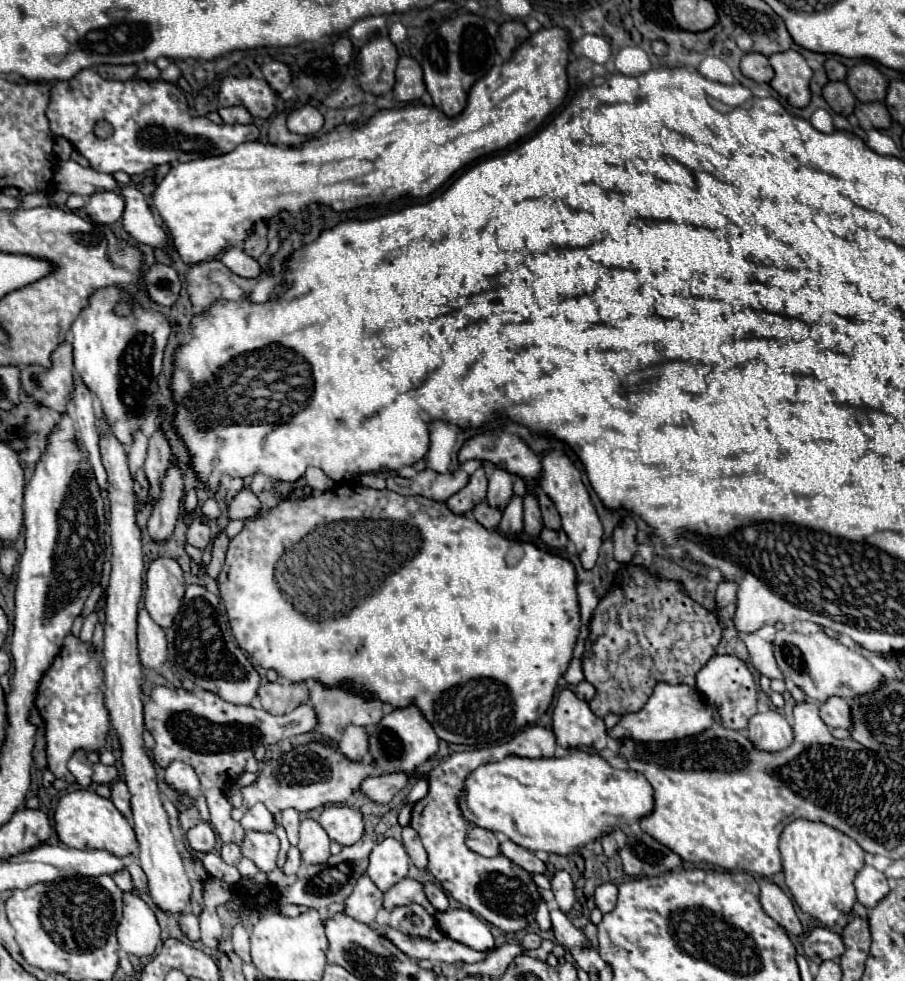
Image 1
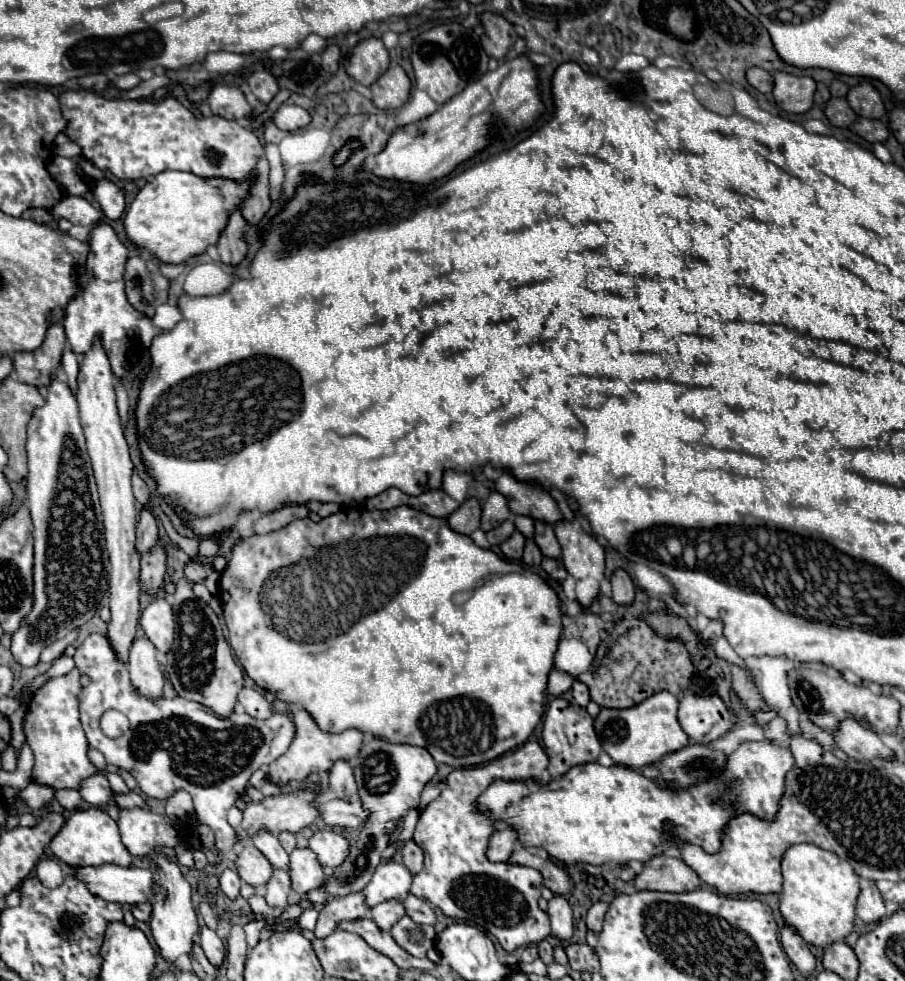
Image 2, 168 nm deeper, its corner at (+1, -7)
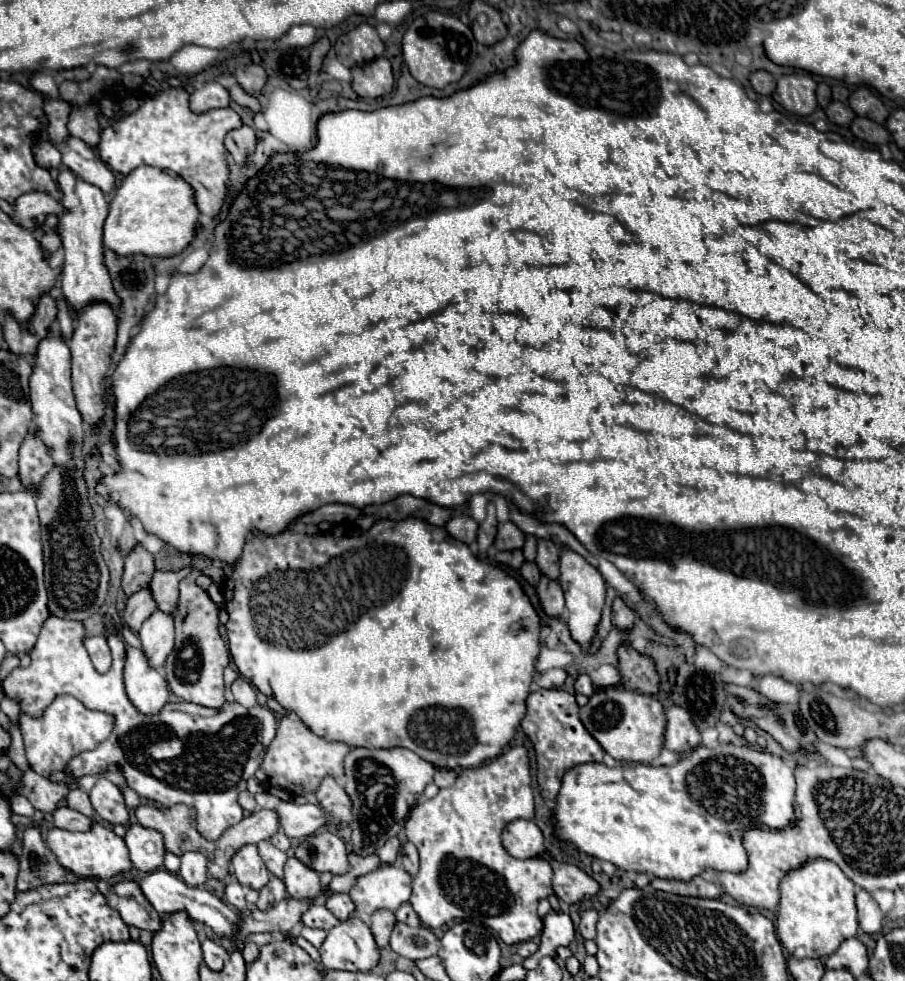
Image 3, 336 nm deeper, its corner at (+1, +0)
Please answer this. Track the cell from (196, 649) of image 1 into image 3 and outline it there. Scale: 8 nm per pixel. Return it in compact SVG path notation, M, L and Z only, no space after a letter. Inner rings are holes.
M193 570L179 584L181 596L179 596L179 606L173 614L175 648L165 662L165 674L167 674L165 680L177 698L207 708L221 708L225 702L223 670L229 664L229 646L219 634L219 608L213 604L209 594L195 584L195 578L197 572Z

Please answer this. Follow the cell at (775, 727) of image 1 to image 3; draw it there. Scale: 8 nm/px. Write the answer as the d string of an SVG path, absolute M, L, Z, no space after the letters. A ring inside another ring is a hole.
M721 744L717 748L695 748L691 752L691 756L681 758L675 766L649 766L649 764L639 764L635 766L615 766L615 768L607 768L605 764L581 764L575 766L571 770L567 770L565 778L563 778L563 786L559 790L557 796L557 808L555 808L555 816L557 816L557 836L561 840L569 840L575 842L579 850L587 852L589 856L595 856L599 860L609 860L613 862L617 868L627 870L627 872L645 872L645 874L653 874L655 878L667 878L667 880L681 880L681 882L689 882L691 878L707 872L707 870L715 870L715 872L745 872L747 868L747 852L743 846L743 834L751 828L771 828L771 830L783 830L789 824L793 824L797 820L797 804L795 804L795 778L793 778L793 770L779 758L773 756L769 752L763 750L755 750L751 746L733 746L733 744Z

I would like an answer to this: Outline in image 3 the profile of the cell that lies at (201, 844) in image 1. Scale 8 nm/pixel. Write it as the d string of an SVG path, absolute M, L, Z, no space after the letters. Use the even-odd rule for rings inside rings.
M189 852L181 856L179 876L187 886L203 886L207 882L207 858L201 852Z

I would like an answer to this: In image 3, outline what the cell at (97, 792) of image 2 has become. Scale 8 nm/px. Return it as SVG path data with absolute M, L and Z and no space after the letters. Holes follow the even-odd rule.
M99 778L99 782L93 786L89 798L91 798L91 804L95 808L97 818L101 818L103 822L107 822L111 826L127 826L129 824L131 814L125 808L123 794L109 780Z

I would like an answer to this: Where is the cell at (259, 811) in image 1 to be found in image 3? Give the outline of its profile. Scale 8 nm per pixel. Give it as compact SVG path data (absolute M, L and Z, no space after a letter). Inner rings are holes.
M259 842L257 848L259 848L259 856L263 858L269 874L281 878L283 866L285 866L285 862L287 862L287 854L281 852L281 850L277 850L271 842Z

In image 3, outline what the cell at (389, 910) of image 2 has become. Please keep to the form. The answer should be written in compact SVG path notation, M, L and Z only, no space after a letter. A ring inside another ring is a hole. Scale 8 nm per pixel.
M377 910L371 916L371 932L375 936L377 948L385 948L389 944L393 926L395 926L395 914L389 914L389 910Z

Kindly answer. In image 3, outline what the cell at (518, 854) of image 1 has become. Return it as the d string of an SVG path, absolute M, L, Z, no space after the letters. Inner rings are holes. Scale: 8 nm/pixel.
M543 854L543 858L547 858L551 862L551 868L553 868L553 890L563 902L577 904L583 898L593 898L593 896L597 896L601 892L599 882L595 882L591 876L587 876L577 866L555 862L545 854Z

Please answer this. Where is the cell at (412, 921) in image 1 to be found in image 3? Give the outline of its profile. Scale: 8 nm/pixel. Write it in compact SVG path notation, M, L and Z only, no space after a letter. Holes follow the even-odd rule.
M399 922L399 924L395 924L395 928L391 932L391 948L409 960L419 960L419 958L435 956L439 952L441 944L429 928L425 928L425 926L411 928L411 926L405 926L403 922Z

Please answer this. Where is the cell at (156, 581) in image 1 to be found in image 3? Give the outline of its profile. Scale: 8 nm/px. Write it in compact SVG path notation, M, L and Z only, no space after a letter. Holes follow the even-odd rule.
M155 610L141 626L139 630L139 640L141 640L141 650L149 662L151 668L161 670L167 656L173 650L173 618L161 610Z

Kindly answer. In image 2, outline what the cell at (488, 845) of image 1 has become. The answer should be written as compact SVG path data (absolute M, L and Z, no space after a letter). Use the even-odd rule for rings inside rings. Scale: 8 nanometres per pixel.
M501 827L501 831L493 831L487 845L489 861L509 861L509 853L517 843L517 833L511 827Z

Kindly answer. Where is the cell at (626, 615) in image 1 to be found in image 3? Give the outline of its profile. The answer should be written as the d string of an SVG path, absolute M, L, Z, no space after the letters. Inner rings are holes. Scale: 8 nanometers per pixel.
M627 648L621 652L619 672L623 678L619 688L631 688L641 694L657 694L657 672L651 658Z

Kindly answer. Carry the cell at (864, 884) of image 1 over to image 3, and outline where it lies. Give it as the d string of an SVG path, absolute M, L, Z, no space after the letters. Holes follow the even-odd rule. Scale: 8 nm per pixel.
M861 888L855 890L857 914L859 914L859 926L865 934L879 934L883 928L883 912L879 910L879 904L873 900L873 896Z

